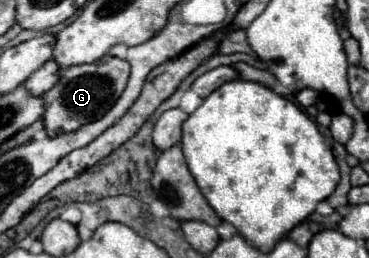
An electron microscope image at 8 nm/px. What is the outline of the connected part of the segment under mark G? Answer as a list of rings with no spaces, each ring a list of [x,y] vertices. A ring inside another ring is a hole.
[[[120,58],[98,60],[92,64],[78,64],[78,66],[60,70],[58,84],[44,94],[44,98],[46,98],[46,112],[44,112],[46,132],[50,136],[58,136],[60,132],[72,132],[100,116],[104,116],[104,112],[108,112],[108,108],[124,92],[128,76],[130,76],[130,64]]]

